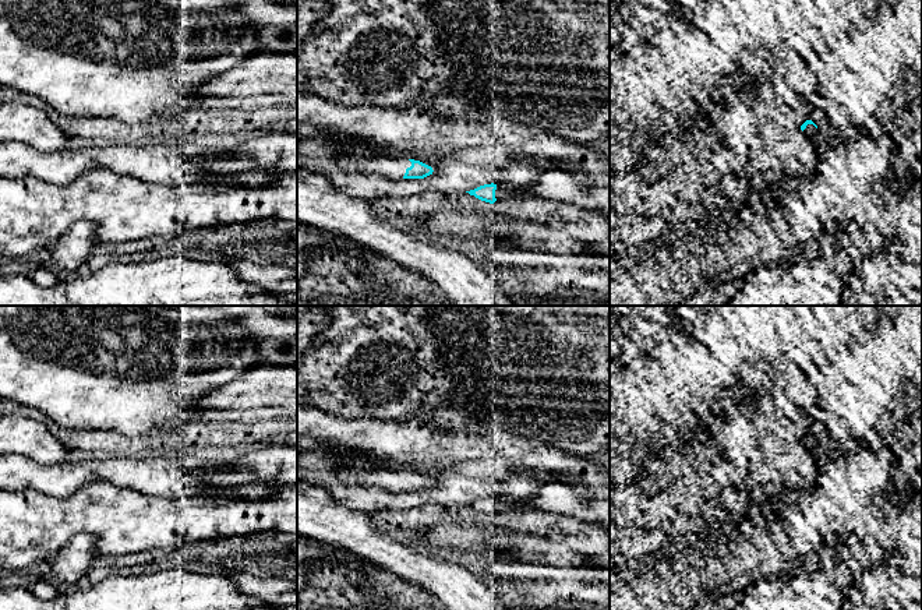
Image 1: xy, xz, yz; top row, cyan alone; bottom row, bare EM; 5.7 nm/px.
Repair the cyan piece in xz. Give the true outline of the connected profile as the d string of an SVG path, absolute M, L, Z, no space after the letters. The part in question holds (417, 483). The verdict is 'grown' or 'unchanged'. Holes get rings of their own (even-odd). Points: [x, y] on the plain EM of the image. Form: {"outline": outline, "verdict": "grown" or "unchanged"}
{"outline": "M357 469L340 470L338 479L345 484L358 484L375 487L385 491L424 491L432 487L432 480L414 472L374 470L364 472Z", "verdict": "grown"}

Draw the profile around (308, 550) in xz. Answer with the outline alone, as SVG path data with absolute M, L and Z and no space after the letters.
M297 535L297 592L304 588L311 565L317 560L331 560L338 565L360 567L363 571L371 571L375 567L375 564L340 546Z

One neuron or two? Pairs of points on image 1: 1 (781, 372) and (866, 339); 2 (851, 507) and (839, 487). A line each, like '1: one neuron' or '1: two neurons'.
1: two neurons
2: two neurons

